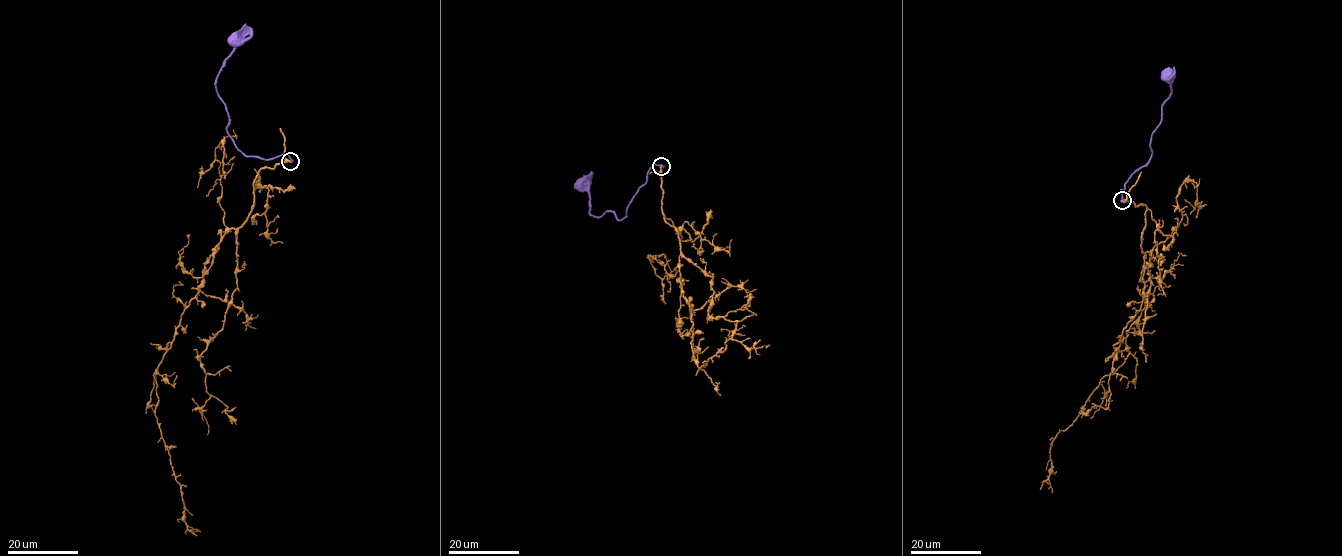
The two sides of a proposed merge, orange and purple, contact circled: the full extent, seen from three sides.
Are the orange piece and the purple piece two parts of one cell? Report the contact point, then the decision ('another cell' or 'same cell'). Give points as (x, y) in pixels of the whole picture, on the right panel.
(1122, 200) | another cell

